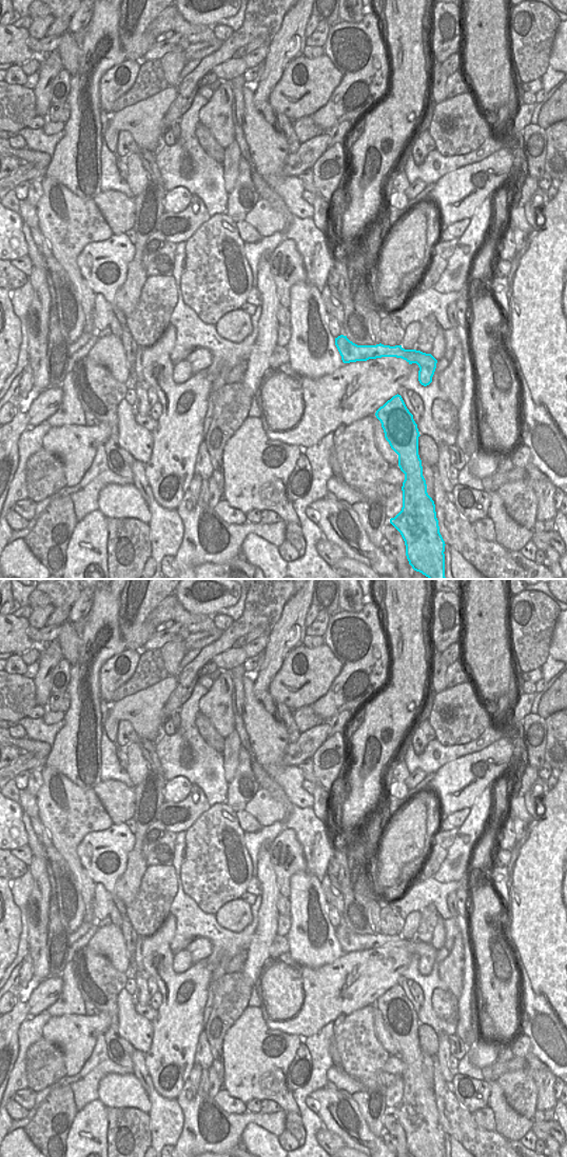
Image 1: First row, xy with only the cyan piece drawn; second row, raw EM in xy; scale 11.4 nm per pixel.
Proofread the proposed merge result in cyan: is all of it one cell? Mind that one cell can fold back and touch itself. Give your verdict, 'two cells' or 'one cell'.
two cells

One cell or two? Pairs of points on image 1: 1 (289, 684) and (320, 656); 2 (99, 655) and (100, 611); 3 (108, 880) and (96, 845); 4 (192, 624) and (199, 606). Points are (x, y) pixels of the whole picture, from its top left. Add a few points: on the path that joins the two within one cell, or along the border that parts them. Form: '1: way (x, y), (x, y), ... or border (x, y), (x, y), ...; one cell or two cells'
1: way (297, 682), (315, 664); one cell
2: way (106, 644), (113, 636), (113, 627), (106, 621); one cell
3: way (101, 872), (94, 862), (95, 854); one cell
4: border (178, 601), (193, 614), (211, 617); two cells

